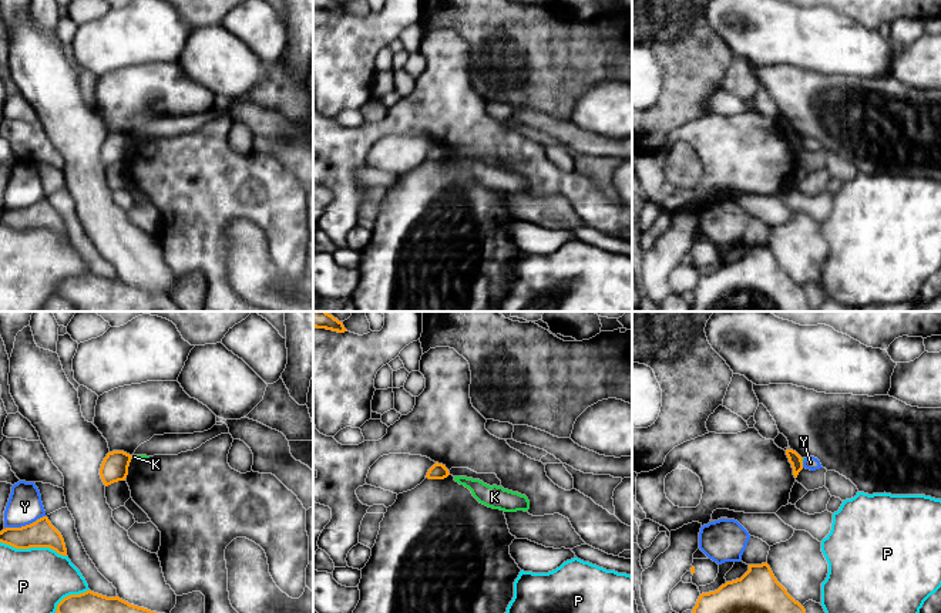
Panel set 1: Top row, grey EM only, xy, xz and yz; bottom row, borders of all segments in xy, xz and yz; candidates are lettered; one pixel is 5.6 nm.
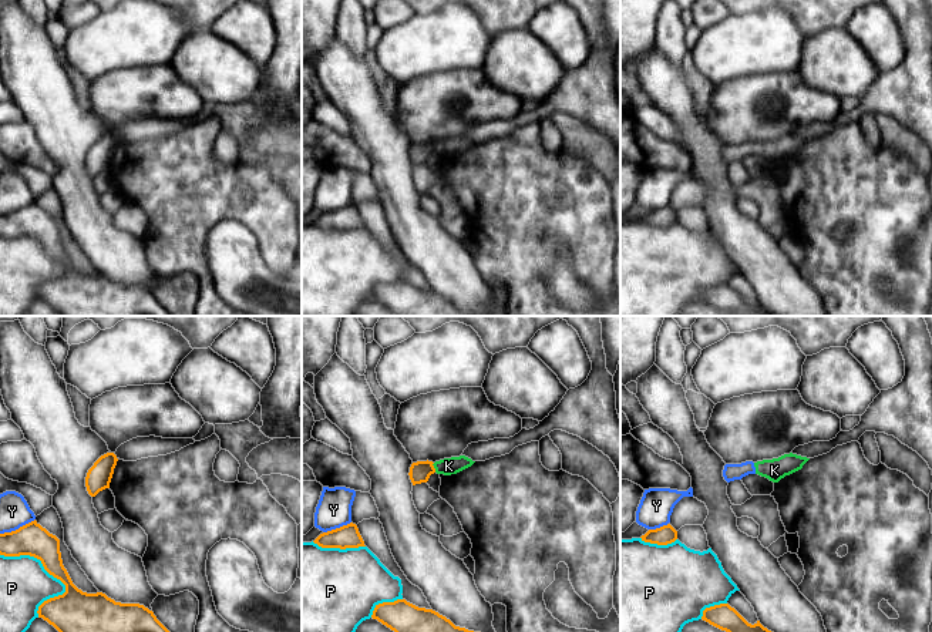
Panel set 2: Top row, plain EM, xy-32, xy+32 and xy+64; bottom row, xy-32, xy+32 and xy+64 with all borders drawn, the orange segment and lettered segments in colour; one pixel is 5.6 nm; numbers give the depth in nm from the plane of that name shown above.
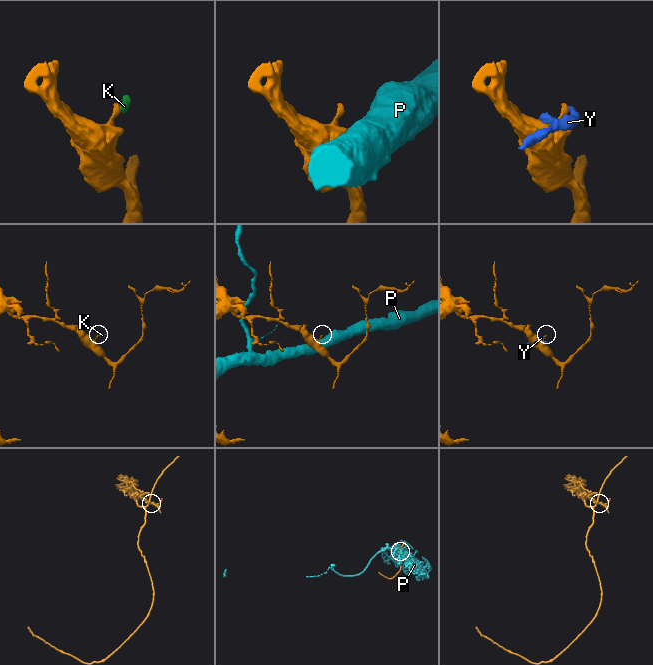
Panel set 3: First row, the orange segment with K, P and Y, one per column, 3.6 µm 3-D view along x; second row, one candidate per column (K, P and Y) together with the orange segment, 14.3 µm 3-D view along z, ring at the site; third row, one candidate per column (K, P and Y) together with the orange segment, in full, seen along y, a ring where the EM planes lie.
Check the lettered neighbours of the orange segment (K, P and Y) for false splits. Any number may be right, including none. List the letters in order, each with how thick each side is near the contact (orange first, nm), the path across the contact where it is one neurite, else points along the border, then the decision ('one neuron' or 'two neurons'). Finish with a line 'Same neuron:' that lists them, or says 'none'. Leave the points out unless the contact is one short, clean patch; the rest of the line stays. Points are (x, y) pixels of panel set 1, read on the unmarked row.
K: 150 nm thick on the orange side, 30 nm on the other; border along xy (133, 137), (130, 140); two neurons
P: 160 nm thick on the orange side, 380 nm on the other; two neurons
Y: 160 nm thick on the orange side, 200 nm on the other; two neurons
Same neuron: none

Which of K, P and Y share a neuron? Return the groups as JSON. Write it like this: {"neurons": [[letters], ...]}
{"neurons": [["K", "Y"], ["P"]]}

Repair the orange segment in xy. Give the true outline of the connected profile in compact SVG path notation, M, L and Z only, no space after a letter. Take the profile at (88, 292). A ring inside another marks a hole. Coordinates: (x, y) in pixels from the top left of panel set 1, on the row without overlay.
M91 272L70 276L57 286L57 296L81 311L184 311L171 297L107 279Z

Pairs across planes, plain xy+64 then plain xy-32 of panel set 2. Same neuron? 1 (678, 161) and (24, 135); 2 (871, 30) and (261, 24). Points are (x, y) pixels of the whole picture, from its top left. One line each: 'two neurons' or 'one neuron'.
1: one neuron
2: one neuron

